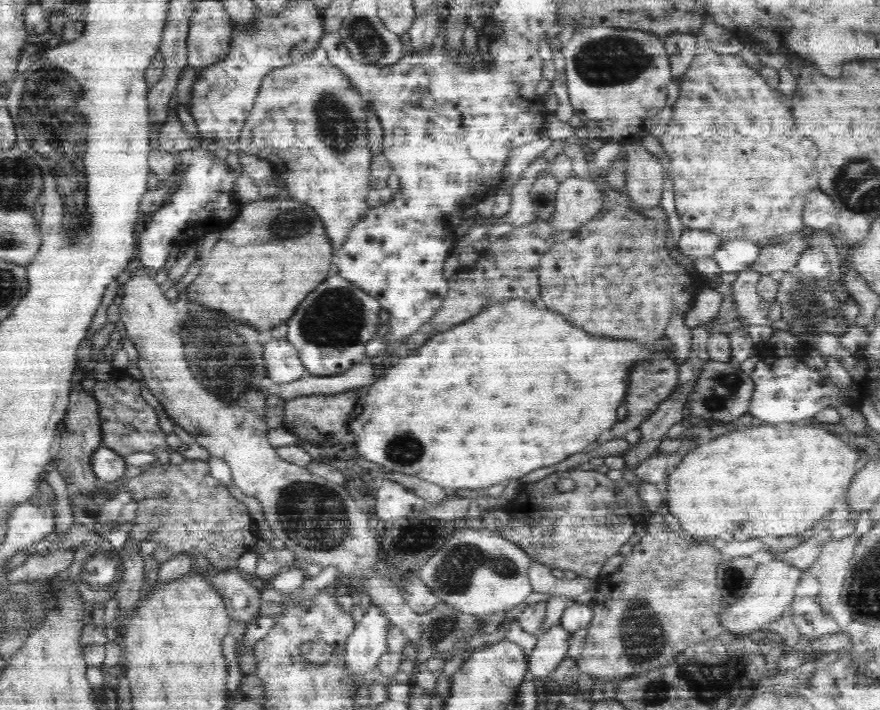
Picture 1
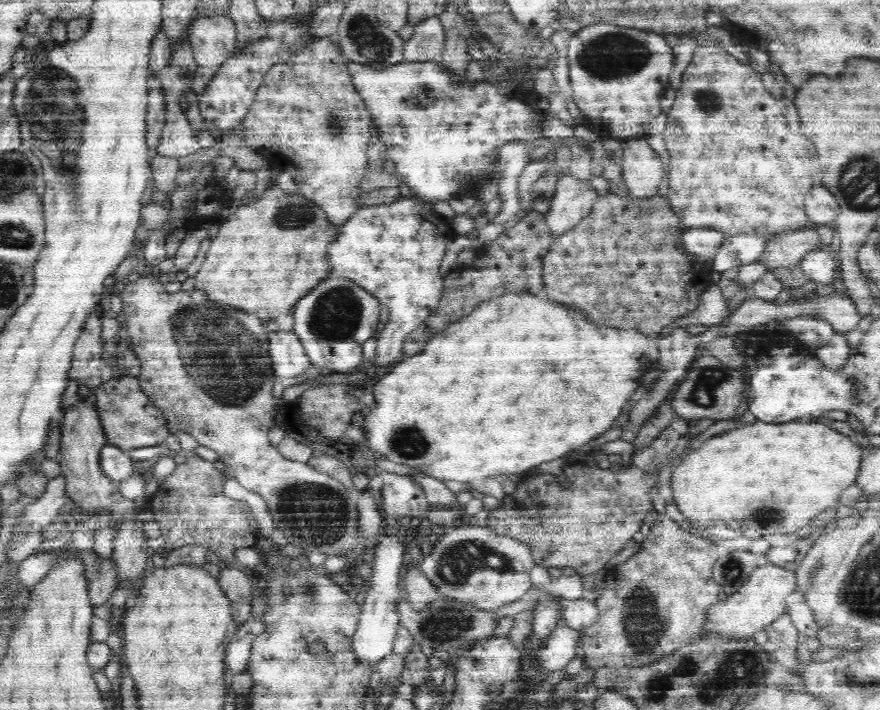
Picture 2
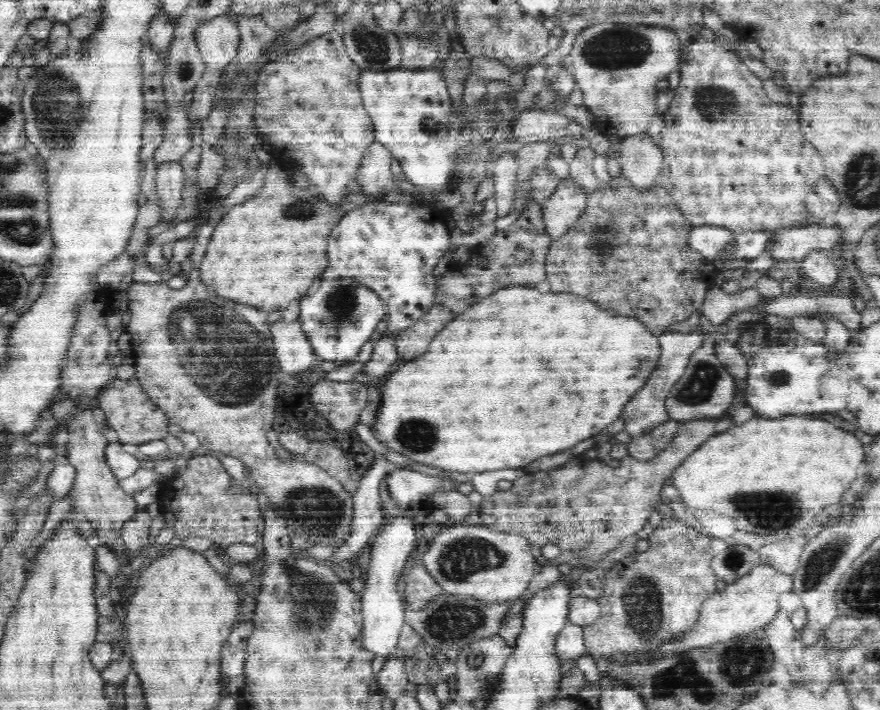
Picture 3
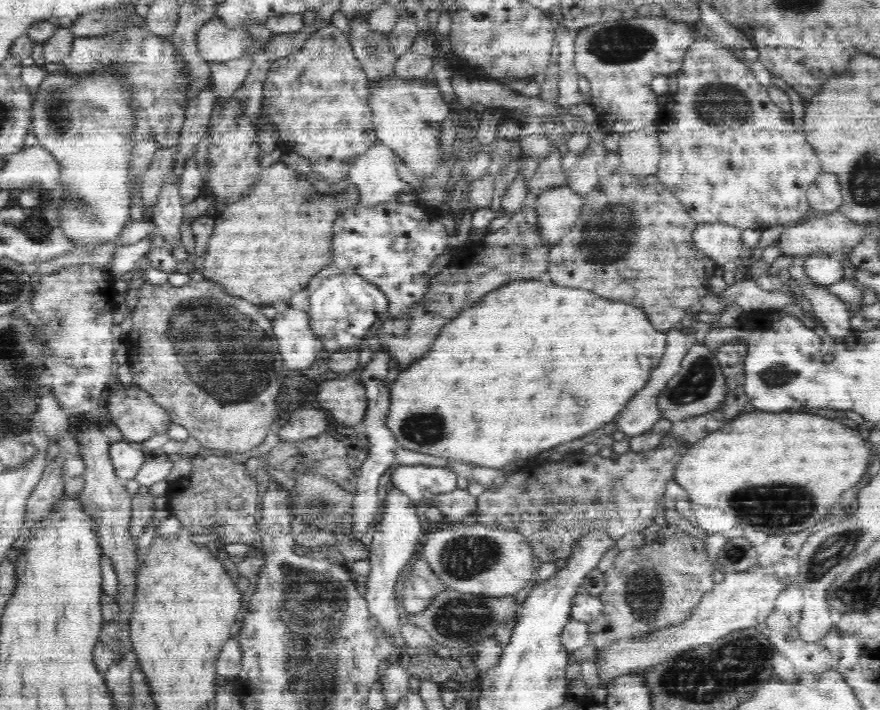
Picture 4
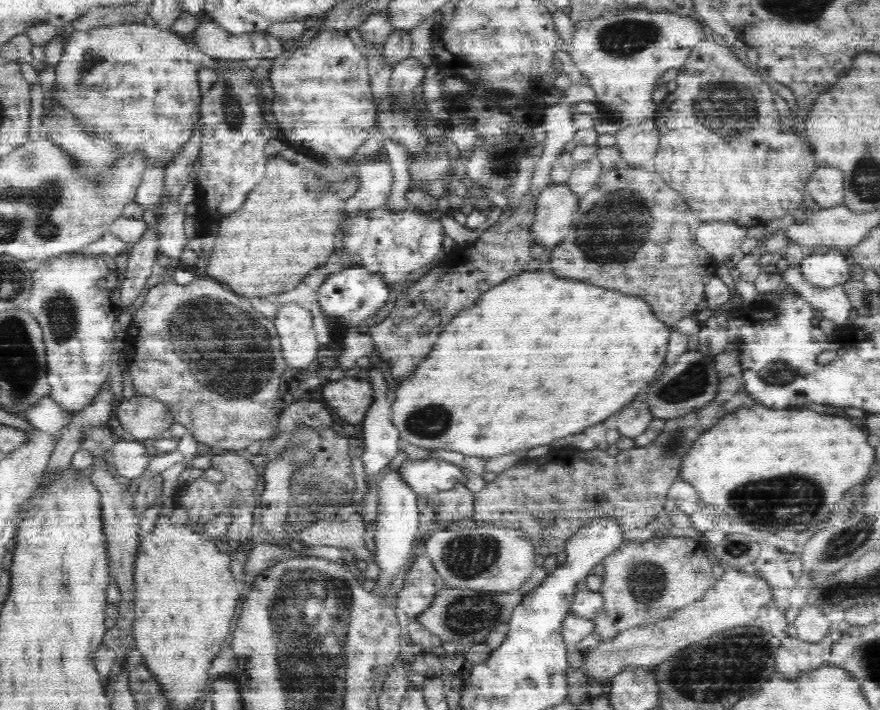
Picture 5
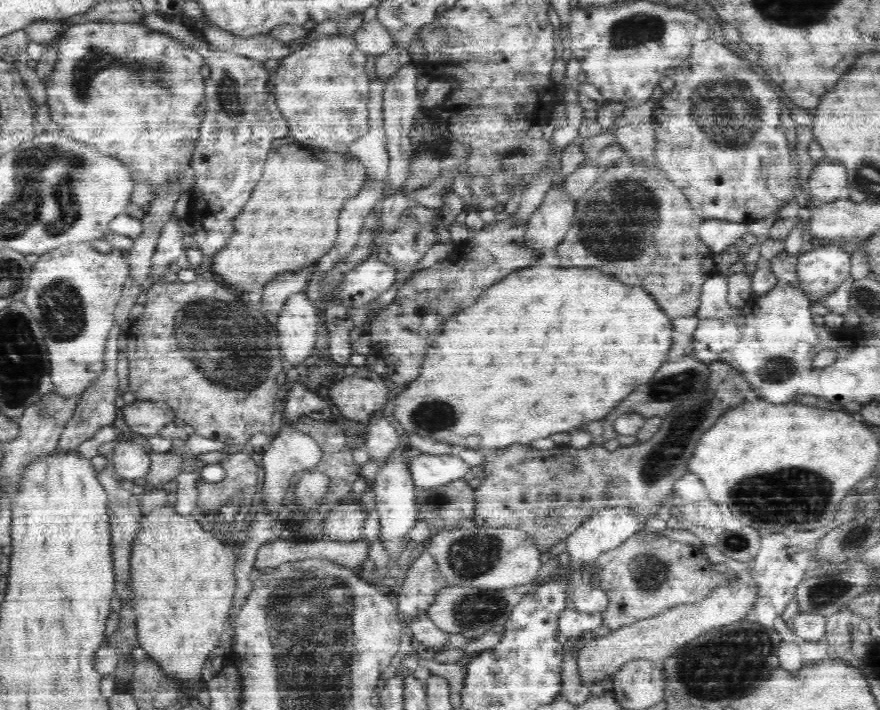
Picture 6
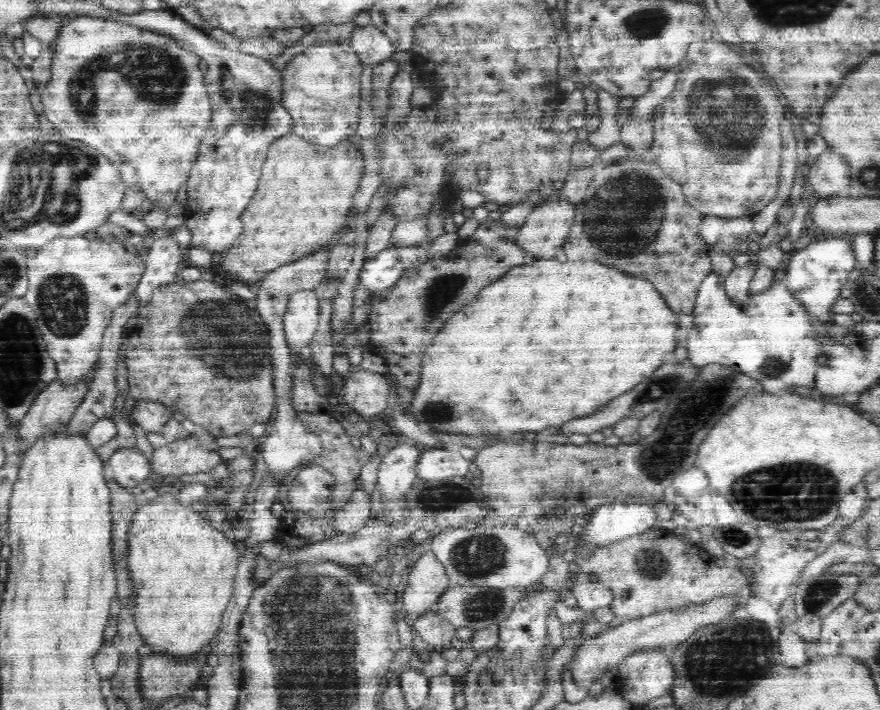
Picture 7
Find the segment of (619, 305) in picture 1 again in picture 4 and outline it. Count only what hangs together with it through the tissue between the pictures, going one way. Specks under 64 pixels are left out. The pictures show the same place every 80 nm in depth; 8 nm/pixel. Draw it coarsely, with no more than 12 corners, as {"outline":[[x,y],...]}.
{"outline":[[655,174],[583,196],[548,273],[638,302],[660,330],[700,313],[720,267]]}

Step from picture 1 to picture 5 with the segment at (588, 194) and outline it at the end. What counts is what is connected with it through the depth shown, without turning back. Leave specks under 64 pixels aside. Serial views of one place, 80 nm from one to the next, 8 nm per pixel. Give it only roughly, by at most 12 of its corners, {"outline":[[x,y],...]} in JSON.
{"outline":[[566,183],[543,190],[530,239],[548,250],[572,226],[578,200]]}

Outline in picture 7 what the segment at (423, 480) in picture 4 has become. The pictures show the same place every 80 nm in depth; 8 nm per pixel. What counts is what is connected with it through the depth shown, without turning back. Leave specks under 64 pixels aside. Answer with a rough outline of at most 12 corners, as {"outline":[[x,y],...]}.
{"outline":[[446,447],[426,449],[422,480],[467,475],[470,463]]}

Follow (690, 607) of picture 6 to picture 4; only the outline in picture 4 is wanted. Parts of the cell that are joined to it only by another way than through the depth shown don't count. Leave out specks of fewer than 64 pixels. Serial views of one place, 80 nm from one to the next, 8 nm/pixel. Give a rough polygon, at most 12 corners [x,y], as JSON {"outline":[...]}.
{"outline":[[722,571],[680,622],[598,649],[606,684],[764,621],[782,590]]}

